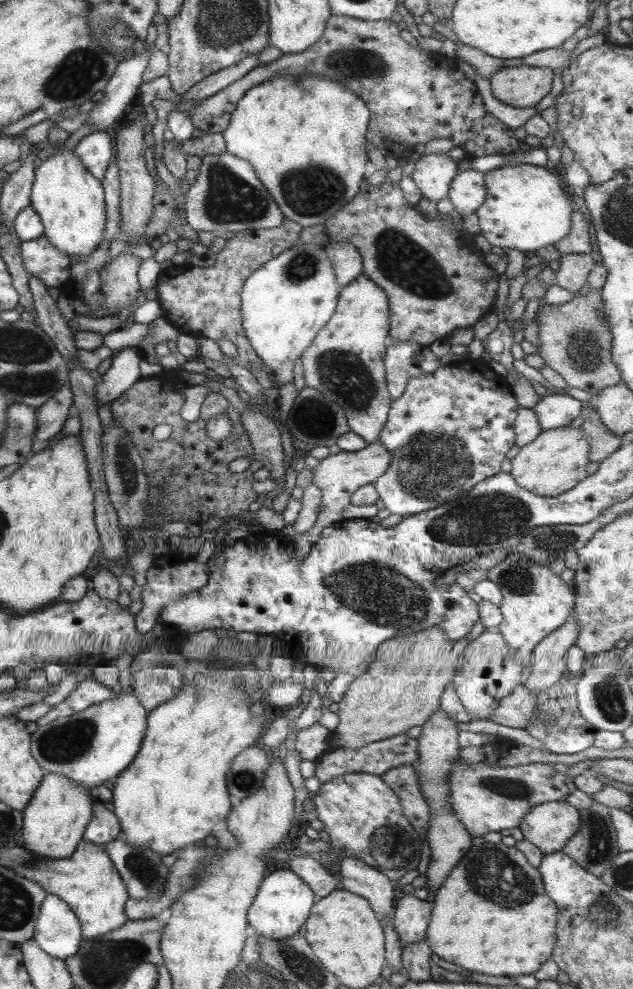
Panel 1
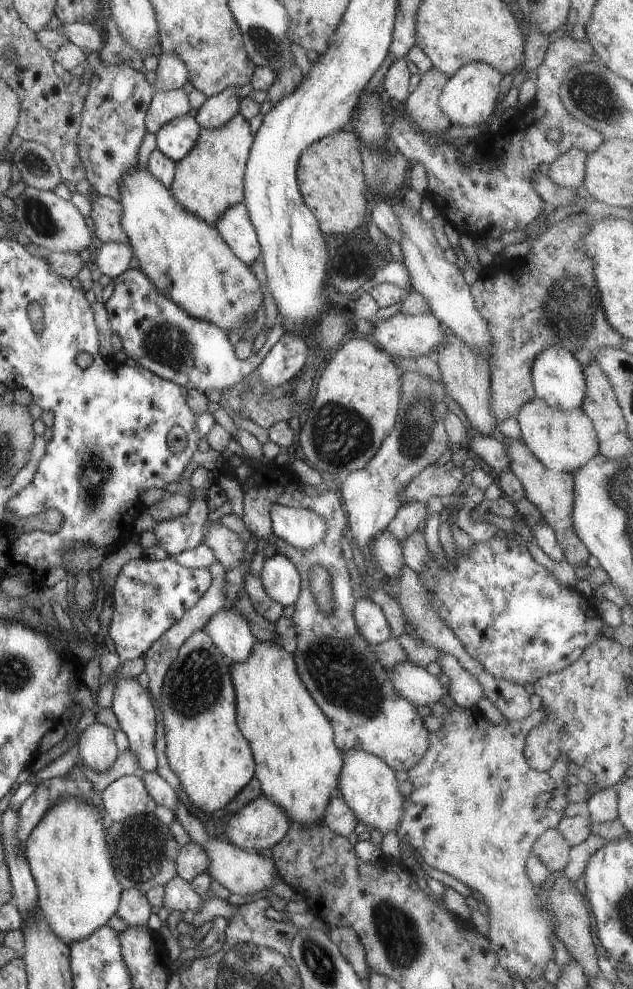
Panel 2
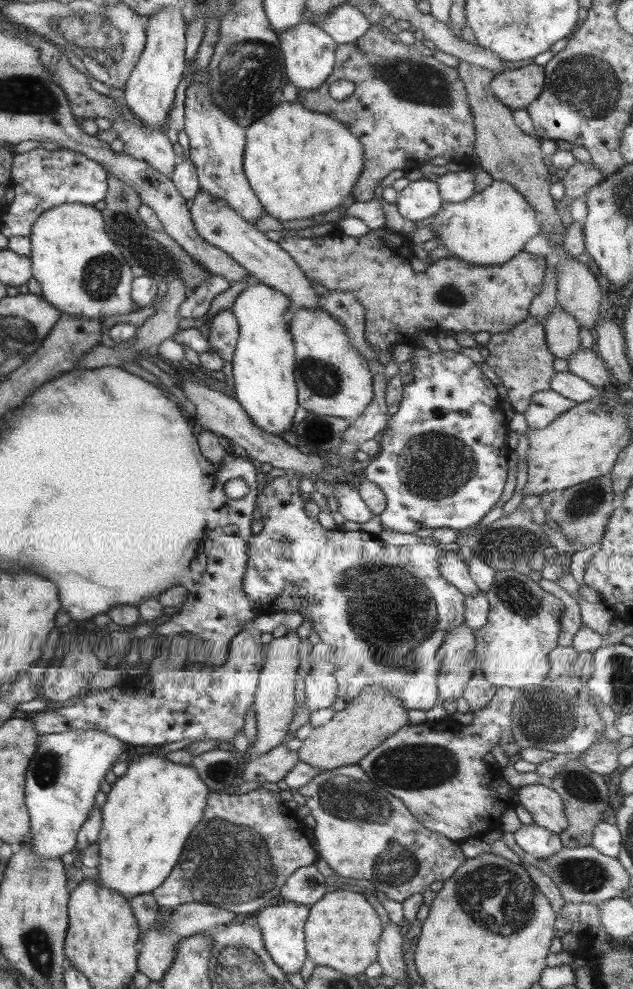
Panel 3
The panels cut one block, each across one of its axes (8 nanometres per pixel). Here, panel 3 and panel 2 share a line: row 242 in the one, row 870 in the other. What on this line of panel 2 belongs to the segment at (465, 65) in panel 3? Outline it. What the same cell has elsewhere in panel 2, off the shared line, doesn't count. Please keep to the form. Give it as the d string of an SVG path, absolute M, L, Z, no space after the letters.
M545 829L532 844L531 851L539 858L547 870L561 871L569 860L568 852L571 846L555 829Z

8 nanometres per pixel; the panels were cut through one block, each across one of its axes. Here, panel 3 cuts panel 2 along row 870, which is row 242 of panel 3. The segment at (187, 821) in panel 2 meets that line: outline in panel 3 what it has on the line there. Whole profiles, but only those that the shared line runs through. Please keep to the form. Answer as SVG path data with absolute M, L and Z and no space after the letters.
M200 189L196 192L190 208L190 220L194 231L211 246L229 255L256 282L281 291L291 299L294 308L319 309L318 295L313 292L311 282L301 273L298 264L276 242L267 239L251 223L245 222L227 202L217 200Z

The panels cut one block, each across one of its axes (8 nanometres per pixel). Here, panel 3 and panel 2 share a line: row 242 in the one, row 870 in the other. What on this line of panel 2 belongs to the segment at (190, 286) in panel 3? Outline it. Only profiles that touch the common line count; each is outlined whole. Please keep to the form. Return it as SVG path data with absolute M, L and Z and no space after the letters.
M132 815L122 821L108 822L105 838L114 875L121 888L136 888L145 893L154 886L163 886L176 875L175 859L180 847L172 837L169 827L160 823L155 815Z

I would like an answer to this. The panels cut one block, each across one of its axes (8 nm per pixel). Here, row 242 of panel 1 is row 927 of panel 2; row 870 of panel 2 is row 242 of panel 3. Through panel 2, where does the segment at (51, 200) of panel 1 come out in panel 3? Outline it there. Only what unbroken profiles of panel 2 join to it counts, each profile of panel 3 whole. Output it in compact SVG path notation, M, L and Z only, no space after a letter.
M61 204L45 210L31 227L28 257L32 262L32 278L39 284L41 296L46 303L61 313L88 319L102 320L108 316L120 316L135 311L132 310L133 301L130 297L133 279L131 270L112 238L108 237L99 210L83 204Z

